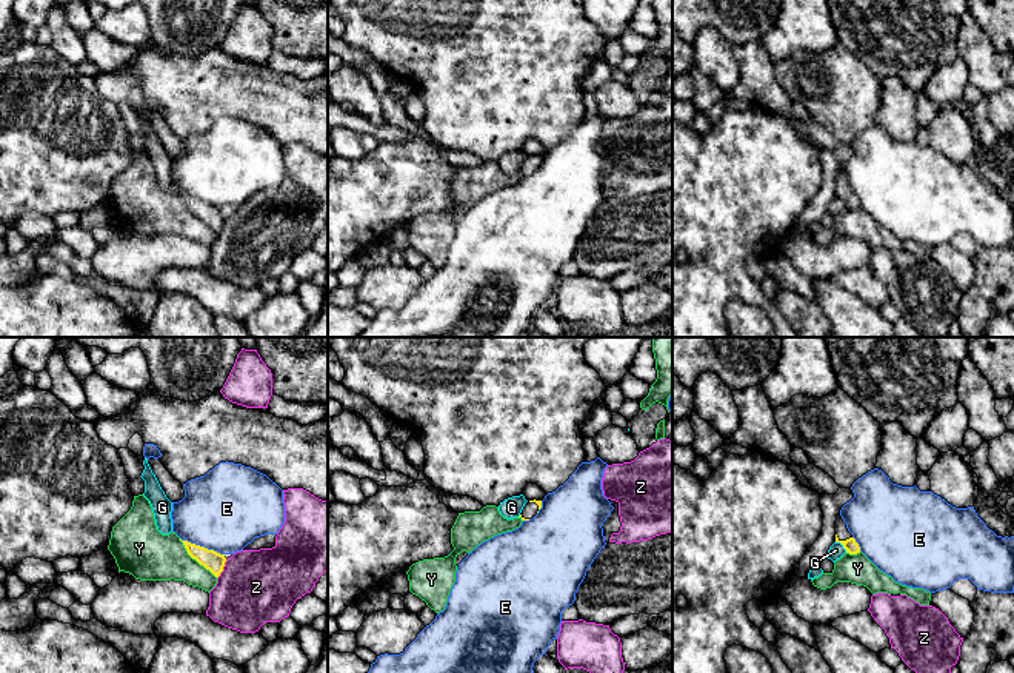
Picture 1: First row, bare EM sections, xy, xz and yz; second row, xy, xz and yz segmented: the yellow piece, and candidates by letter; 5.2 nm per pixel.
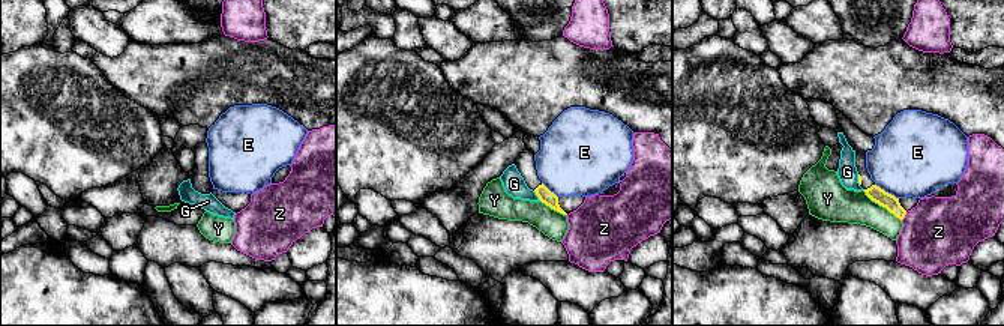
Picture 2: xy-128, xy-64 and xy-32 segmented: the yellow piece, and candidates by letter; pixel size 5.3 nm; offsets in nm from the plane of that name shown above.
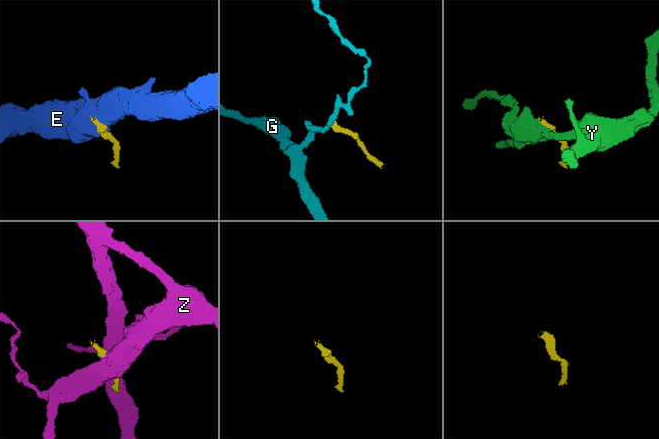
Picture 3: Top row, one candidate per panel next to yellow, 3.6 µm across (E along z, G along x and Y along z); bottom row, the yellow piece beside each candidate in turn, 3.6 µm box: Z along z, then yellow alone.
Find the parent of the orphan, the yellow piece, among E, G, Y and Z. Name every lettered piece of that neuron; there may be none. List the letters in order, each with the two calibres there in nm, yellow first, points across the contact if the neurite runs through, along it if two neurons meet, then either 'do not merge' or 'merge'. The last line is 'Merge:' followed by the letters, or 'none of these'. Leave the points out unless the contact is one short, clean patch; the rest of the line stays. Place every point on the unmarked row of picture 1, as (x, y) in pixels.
E: 110 nm thick on the yellow side, 420 nm on the other; do not merge
G: 70 nm thick on the yellow side, 80 nm on the other; border along yz (836, 196), (847, 207); do not merge
Y: 110 nm thick on the yellow side, 260 nm on the other; border along xy (179, 194), (185, 205), (216, 233); do not merge
Z: 110 nm thick on the yellow side, 380 nm on the other; do not merge
Merge: none of these

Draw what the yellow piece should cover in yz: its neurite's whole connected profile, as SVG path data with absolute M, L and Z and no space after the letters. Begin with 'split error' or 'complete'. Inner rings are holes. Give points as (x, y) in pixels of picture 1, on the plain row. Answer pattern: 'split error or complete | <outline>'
split error | M840 168L837 169L836 176L836 197L840 197L846 208L849 209L860 208L860 202L852 193L852 189L848 186L846 179L843 177Z

